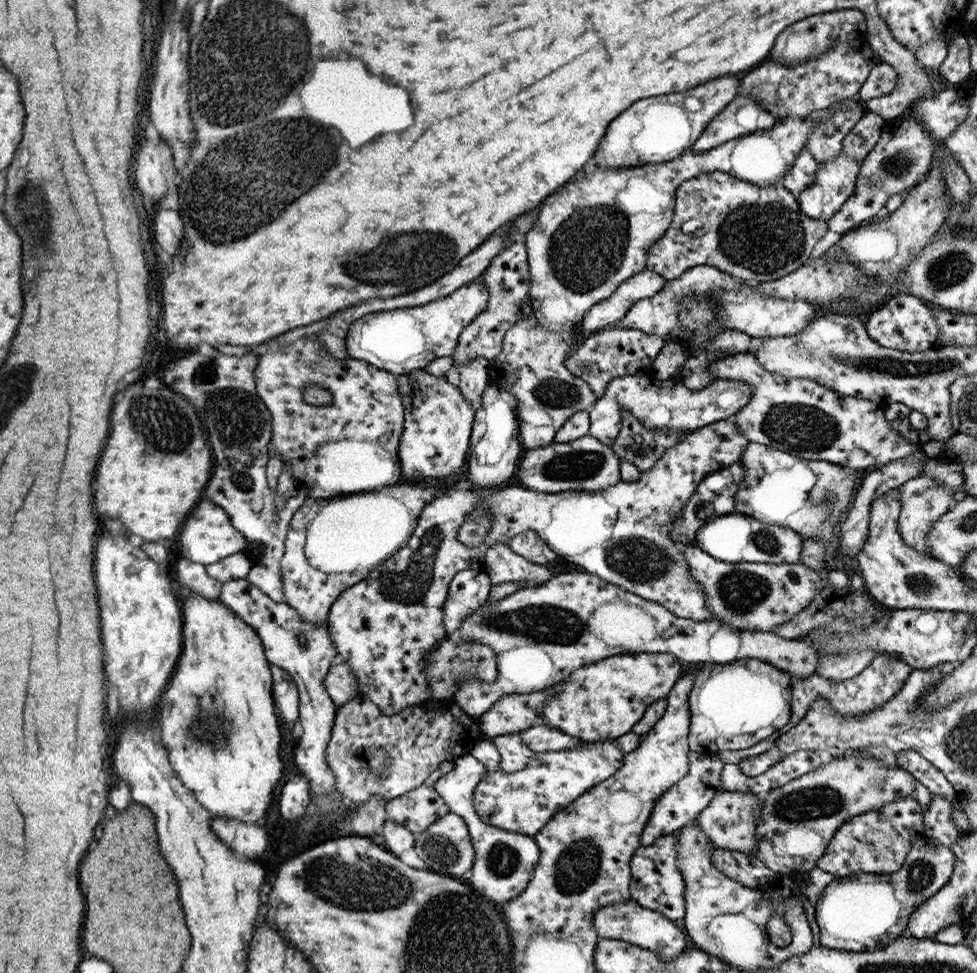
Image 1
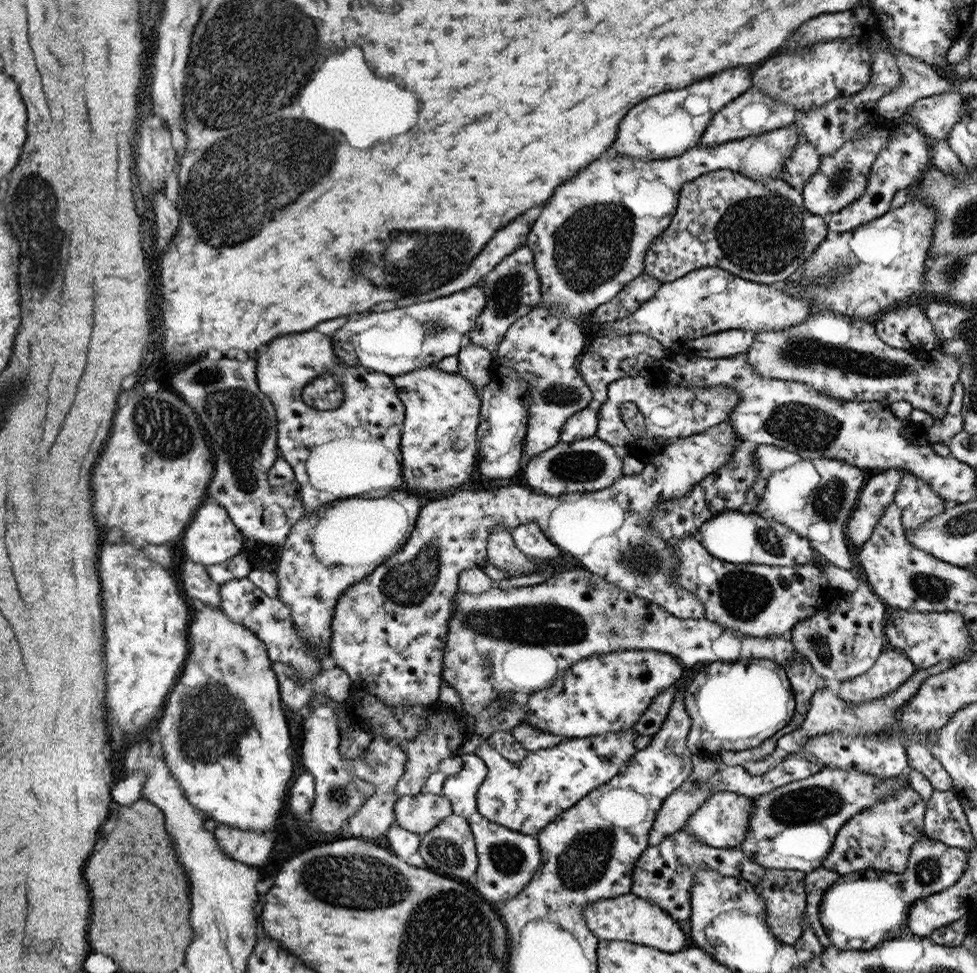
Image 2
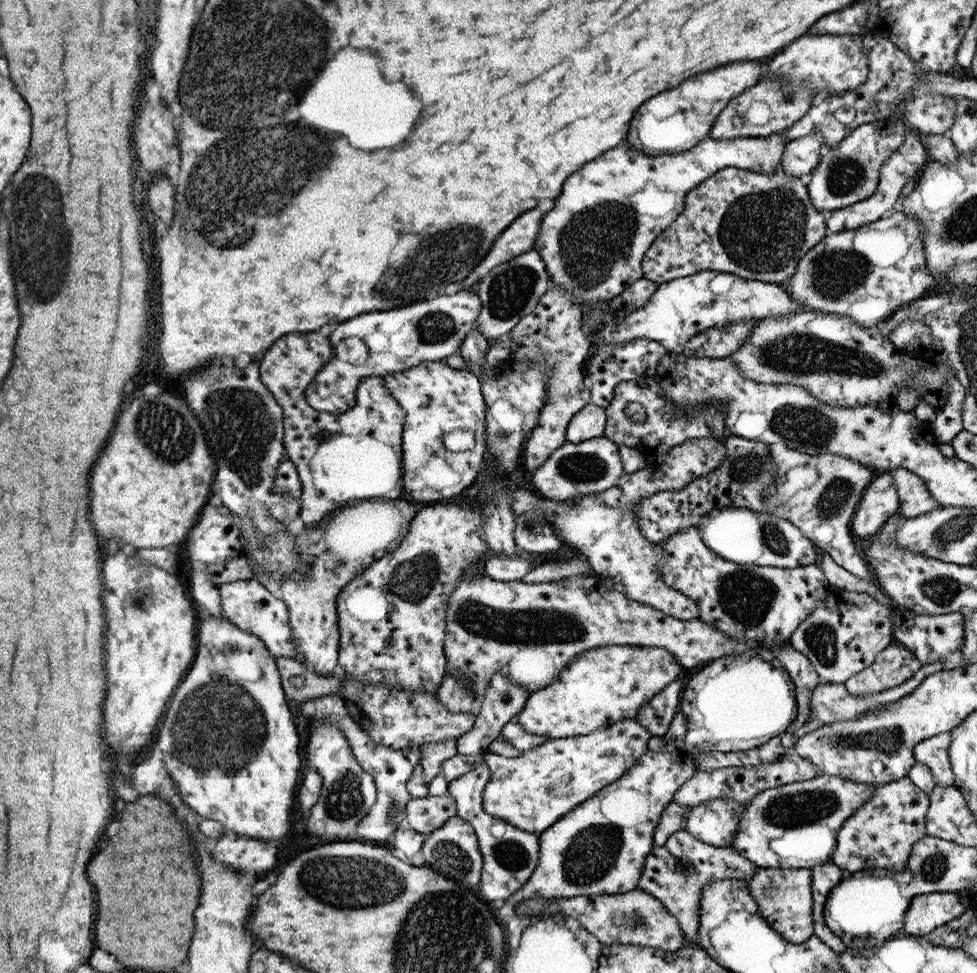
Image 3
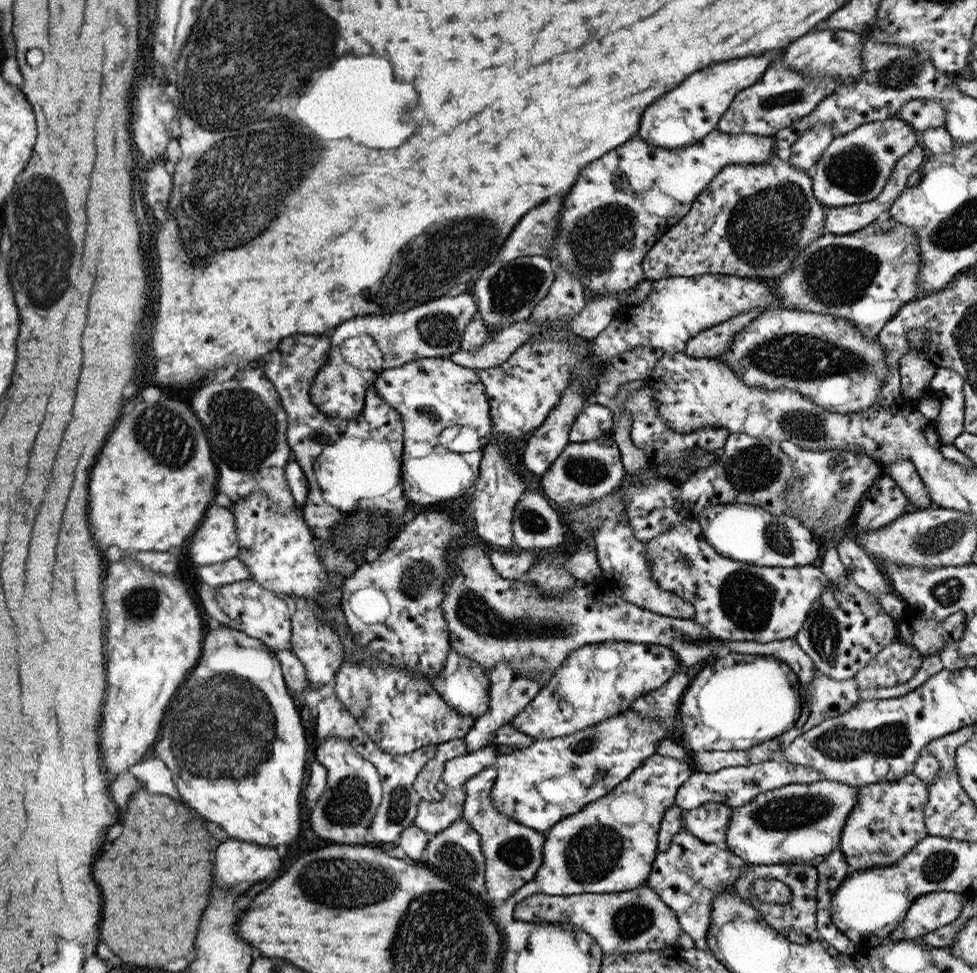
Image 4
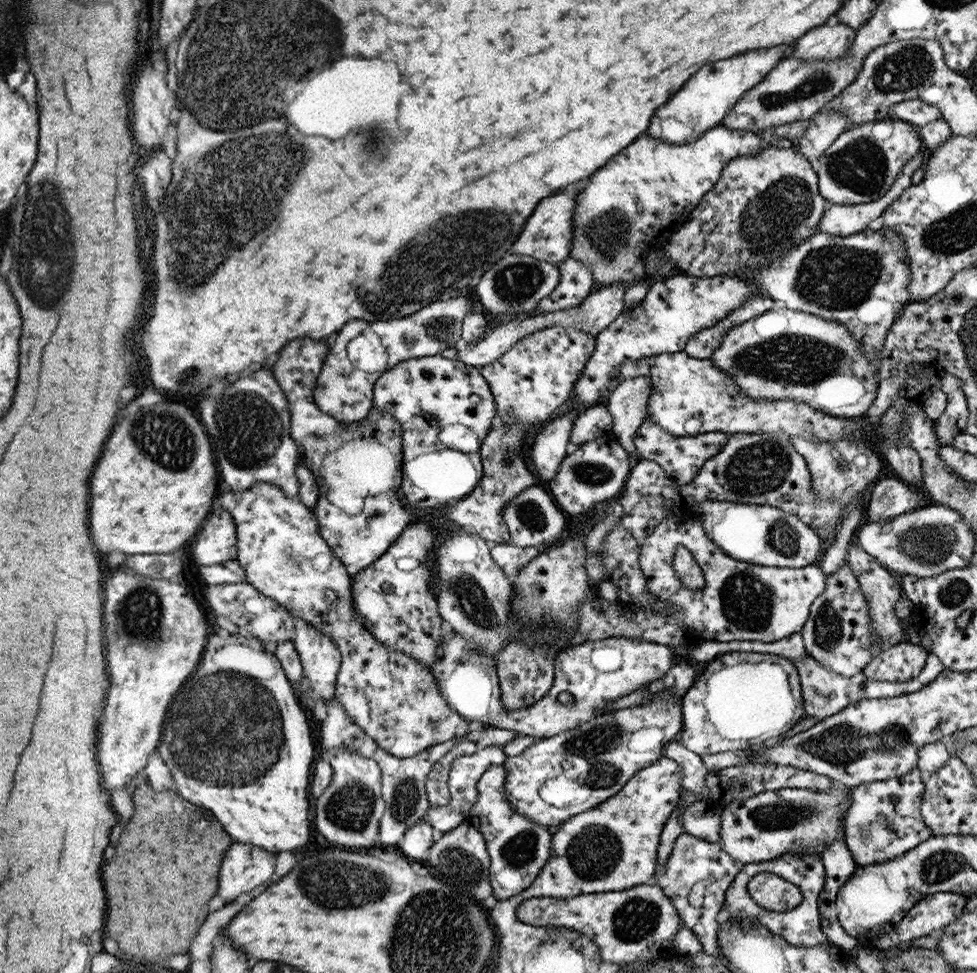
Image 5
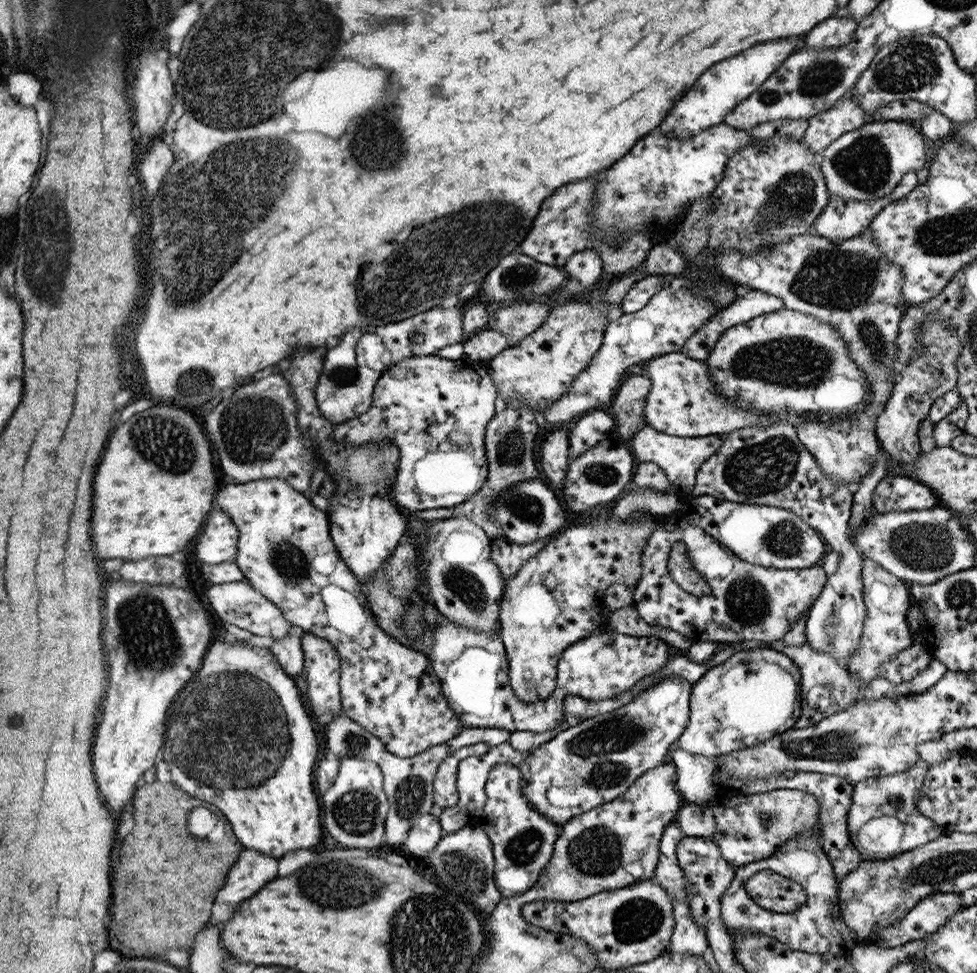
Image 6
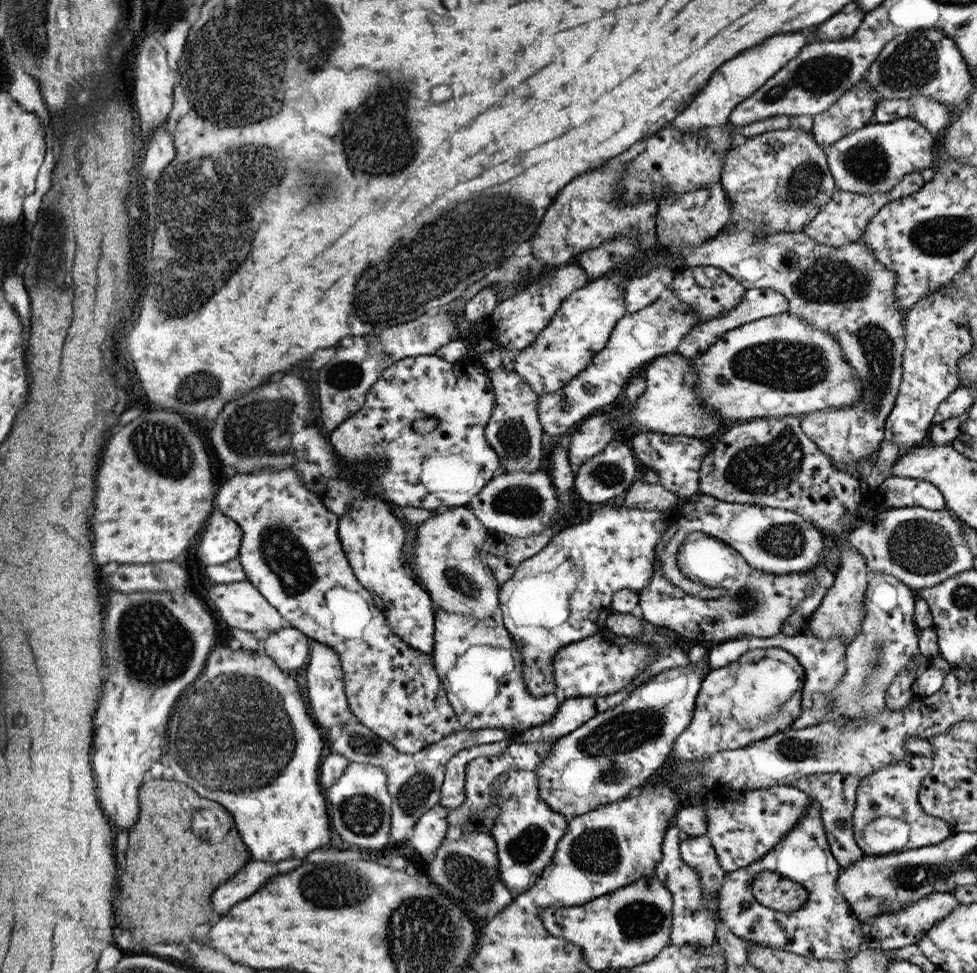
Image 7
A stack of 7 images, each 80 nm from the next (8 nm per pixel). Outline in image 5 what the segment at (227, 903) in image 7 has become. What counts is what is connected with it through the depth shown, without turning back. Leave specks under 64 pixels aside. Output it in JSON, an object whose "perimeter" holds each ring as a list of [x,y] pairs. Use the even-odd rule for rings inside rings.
{"perimeter":[[[234,840],[220,870],[218,893],[227,903],[266,884],[276,866],[276,853]]]}

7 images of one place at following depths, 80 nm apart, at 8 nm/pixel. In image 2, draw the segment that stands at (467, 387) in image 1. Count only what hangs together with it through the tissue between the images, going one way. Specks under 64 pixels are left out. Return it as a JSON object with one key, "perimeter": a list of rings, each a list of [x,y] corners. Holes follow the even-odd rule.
{"perimeter":[[[468,342],[462,346],[458,357],[458,370],[466,380],[469,380],[481,398],[483,388],[491,381],[490,368],[494,365],[492,353],[483,346]]]}

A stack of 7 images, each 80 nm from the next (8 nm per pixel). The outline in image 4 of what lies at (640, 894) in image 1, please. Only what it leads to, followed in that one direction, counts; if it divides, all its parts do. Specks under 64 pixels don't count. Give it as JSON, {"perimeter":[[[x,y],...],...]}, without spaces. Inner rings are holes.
{"perimeter":[[[686,830],[672,837],[671,845],[664,852],[657,851],[653,869],[645,884],[672,907],[678,914],[682,930],[694,939],[695,947],[707,951],[706,935],[711,915],[713,898],[746,872],[748,863],[730,852],[726,845],[708,844]]]}

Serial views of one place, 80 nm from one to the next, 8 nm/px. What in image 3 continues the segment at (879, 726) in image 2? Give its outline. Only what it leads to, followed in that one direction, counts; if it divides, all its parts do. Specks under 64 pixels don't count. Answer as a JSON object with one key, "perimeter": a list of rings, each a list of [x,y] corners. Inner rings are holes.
{"perimeter":[[[942,661],[931,662],[930,664],[922,665],[916,674],[912,678],[909,678],[906,682],[891,688],[890,690],[883,690],[882,692],[874,694],[866,694],[862,697],[852,696],[849,690],[846,690],[844,683],[829,683],[822,682],[819,686],[813,690],[812,696],[812,712],[810,713],[809,719],[798,729],[788,730],[780,734],[781,746],[784,747],[786,753],[793,748],[796,741],[809,732],[814,732],[817,728],[824,726],[825,724],[832,724],[833,722],[842,722],[850,718],[858,718],[866,712],[875,710],[879,705],[884,706],[889,702],[896,702],[906,695],[914,692],[920,683],[925,680],[927,676],[944,670],[944,663]]]}

